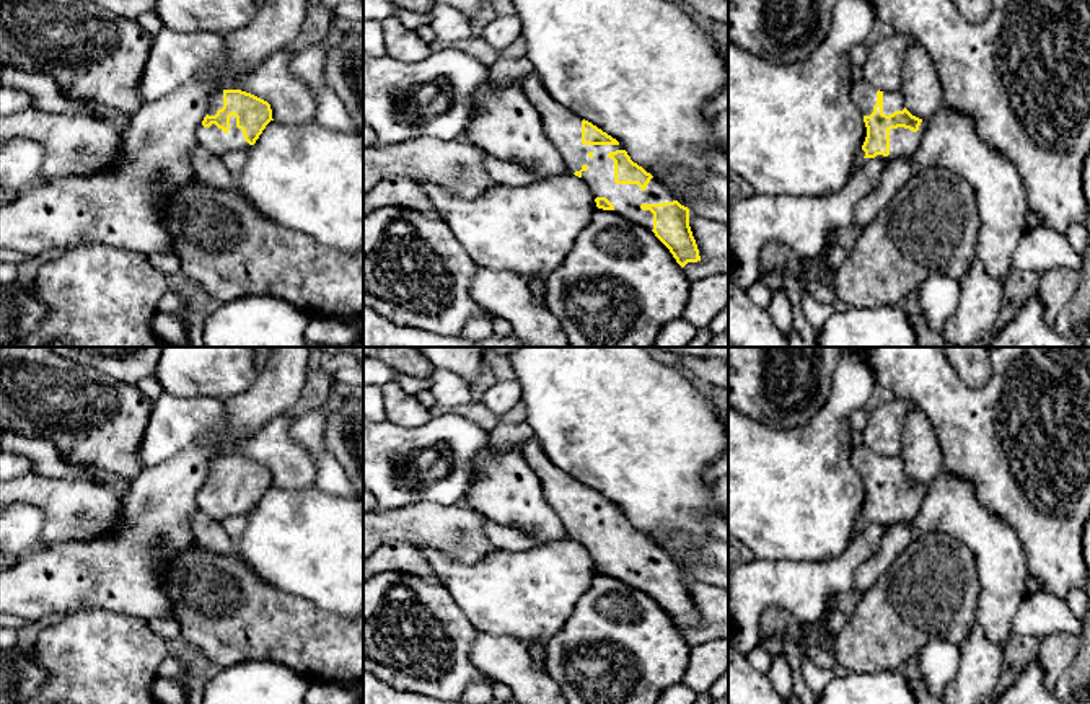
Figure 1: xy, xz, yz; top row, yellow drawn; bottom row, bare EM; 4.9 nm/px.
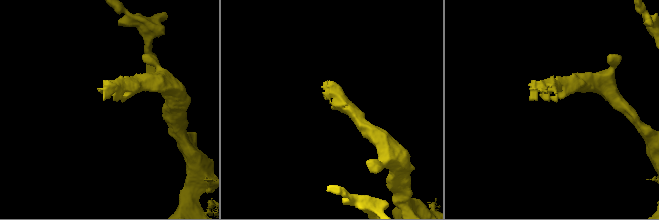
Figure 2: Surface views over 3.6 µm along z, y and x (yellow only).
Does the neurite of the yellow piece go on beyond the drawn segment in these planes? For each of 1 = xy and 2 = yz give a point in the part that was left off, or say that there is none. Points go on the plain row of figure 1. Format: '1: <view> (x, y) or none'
1: xy (215, 506)
2: yz (903, 507)

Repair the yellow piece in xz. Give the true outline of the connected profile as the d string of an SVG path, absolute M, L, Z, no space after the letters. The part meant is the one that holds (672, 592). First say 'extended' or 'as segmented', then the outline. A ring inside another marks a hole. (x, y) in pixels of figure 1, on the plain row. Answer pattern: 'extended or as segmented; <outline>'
extended; M536 437L520 443L520 448L569 538L588 549L598 574L652 595L681 632L701 626L689 574L676 565L668 551L634 528L616 504L562 471Z

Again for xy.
extended; M223 455L210 463L209 479L196 495L197 508L215 521L248 517L270 486L267 466L241 455Z

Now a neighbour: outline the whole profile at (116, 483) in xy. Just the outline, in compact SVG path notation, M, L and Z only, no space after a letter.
M65 461L72 466L77 466L77 468L85 468L90 471L90 474L103 486L108 486L111 487L117 495L124 495L127 492L127 481L122 479L121 476L117 474L112 474L109 471L104 471L104 469L99 469L99 468L91 468L91 466L81 466L81 464L75 464L72 461Z

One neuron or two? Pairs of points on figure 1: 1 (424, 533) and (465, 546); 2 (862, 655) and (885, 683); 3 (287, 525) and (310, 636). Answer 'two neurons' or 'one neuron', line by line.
1: one neuron
2: two neurons
3: two neurons

